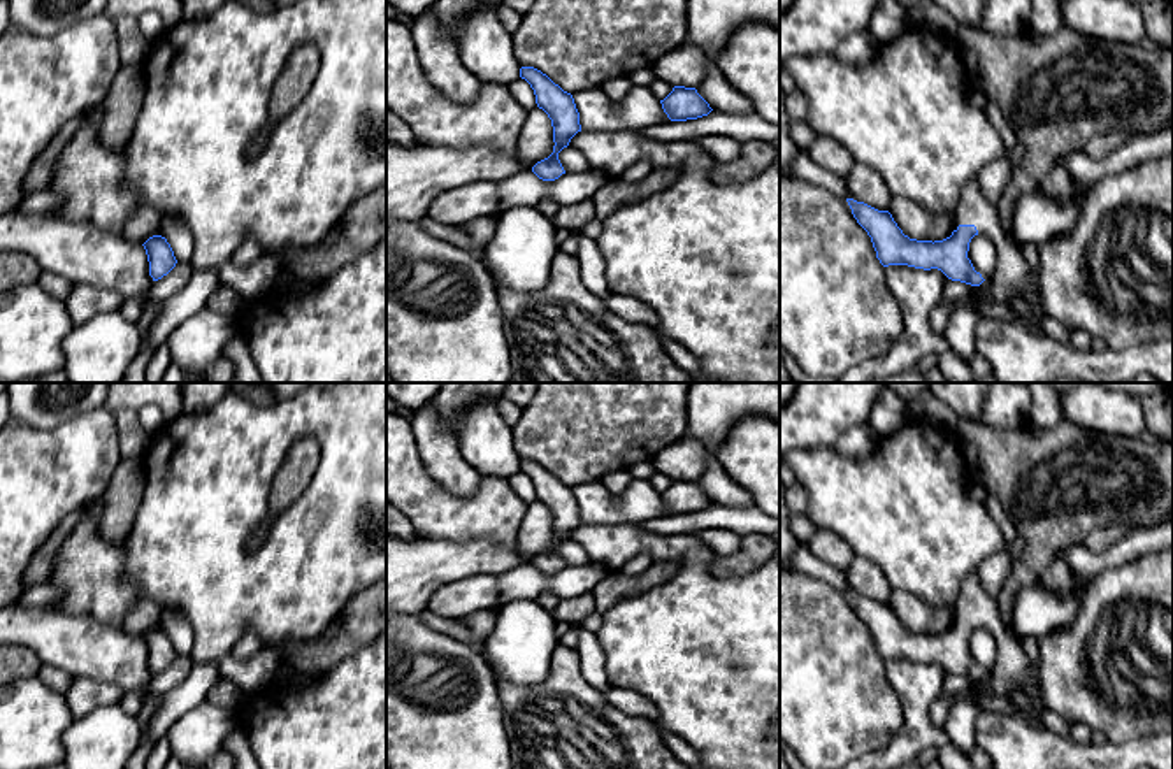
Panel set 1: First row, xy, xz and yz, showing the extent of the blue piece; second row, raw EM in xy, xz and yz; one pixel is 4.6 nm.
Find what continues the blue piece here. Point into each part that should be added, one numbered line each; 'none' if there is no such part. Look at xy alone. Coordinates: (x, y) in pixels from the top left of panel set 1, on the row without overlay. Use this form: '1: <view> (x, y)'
none

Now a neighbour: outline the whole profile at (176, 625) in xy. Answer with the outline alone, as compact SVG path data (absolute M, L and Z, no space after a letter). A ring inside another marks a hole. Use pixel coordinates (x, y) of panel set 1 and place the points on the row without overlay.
M162 607L160 629L170 637L177 657L191 658L193 629L183 613Z

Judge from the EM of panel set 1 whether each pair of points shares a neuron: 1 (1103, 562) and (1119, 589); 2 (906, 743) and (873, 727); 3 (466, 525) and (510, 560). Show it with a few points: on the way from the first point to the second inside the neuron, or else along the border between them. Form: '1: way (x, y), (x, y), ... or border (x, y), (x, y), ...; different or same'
1: border (1145, 553), (1091, 576); different
2: border (896, 696), (901, 727), (885, 745), (873, 750); different
3: border (441, 539), (487, 538), (515, 546); different

